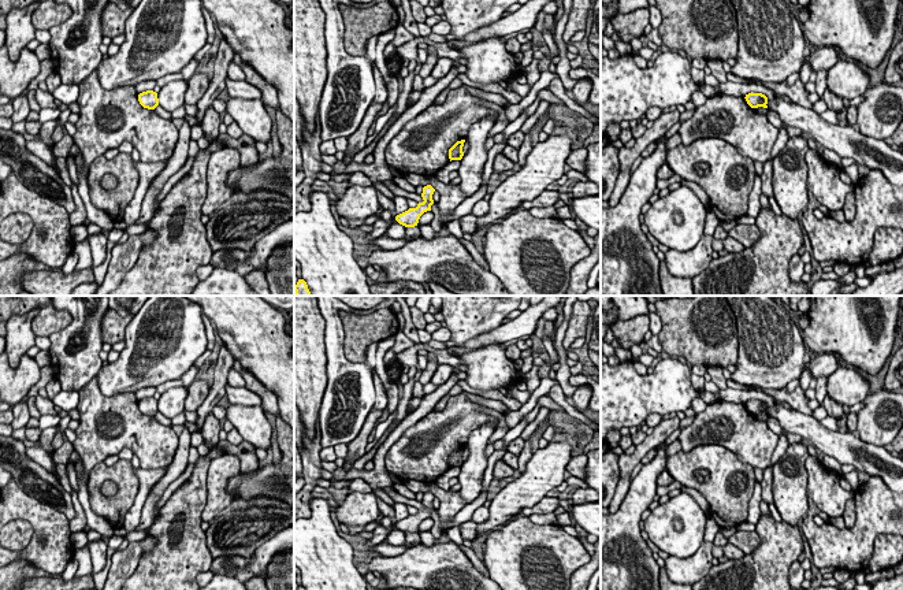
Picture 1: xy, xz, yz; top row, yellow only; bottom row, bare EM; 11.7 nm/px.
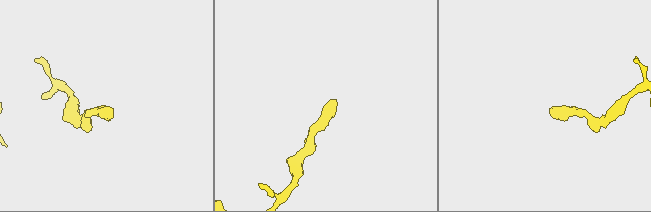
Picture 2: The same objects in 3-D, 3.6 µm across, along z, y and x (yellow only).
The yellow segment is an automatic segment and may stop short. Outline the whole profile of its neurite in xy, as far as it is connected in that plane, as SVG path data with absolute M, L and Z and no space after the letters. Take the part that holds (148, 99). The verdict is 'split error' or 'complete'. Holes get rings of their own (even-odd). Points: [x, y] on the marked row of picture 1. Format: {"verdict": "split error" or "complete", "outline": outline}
{"verdict": "complete", "outline": "M146 90L138 94L138 101L144 108L155 110L159 105L157 93Z"}

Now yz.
{"verdict": "complete", "outline": "M748 93L746 94L746 101L751 108L758 108L758 107L763 107L768 108L768 97L762 93Z"}

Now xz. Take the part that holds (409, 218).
{"verdict": "complete", "outline": "M431 185L423 188L423 203L419 203L416 208L409 208L408 211L395 216L395 220L405 227L415 227L419 223L420 216L431 211L431 205L434 204L432 194L435 189Z"}

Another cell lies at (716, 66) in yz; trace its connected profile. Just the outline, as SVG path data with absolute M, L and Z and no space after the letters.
M711 59L711 60L707 60L707 64L706 64L710 71L711 71L711 75L720 81L720 82L727 82L727 73L722 67L722 62L721 60L717 60L717 59Z

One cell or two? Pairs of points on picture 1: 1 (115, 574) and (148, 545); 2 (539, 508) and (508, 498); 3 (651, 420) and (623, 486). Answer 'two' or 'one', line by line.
1: one
2: two
3: two

